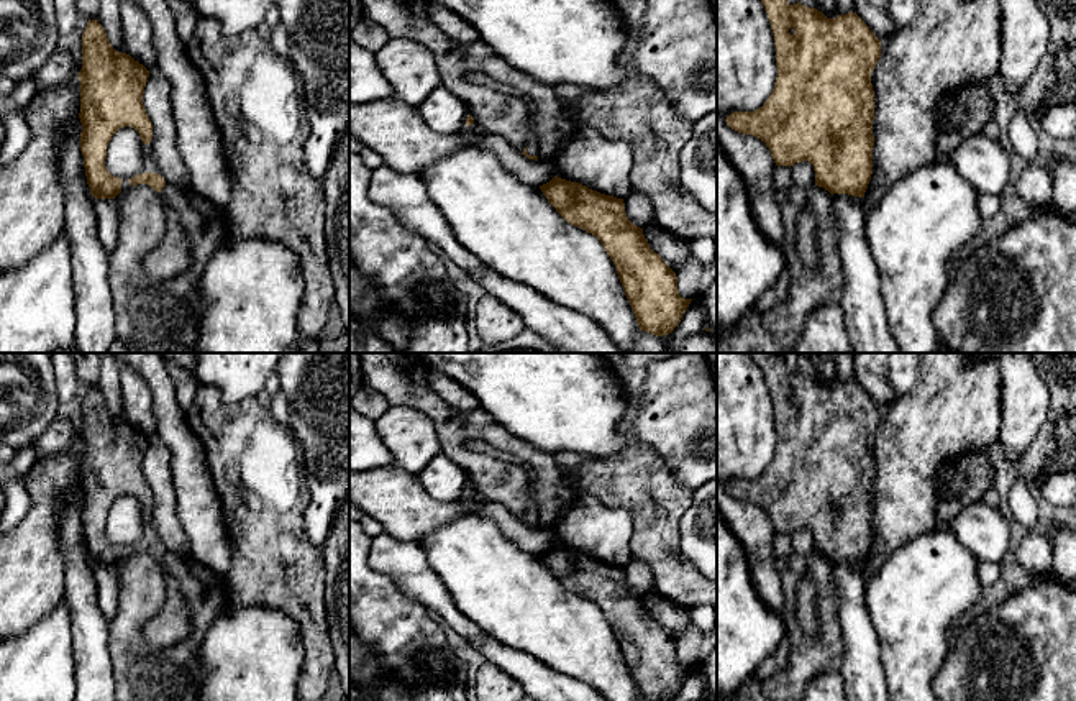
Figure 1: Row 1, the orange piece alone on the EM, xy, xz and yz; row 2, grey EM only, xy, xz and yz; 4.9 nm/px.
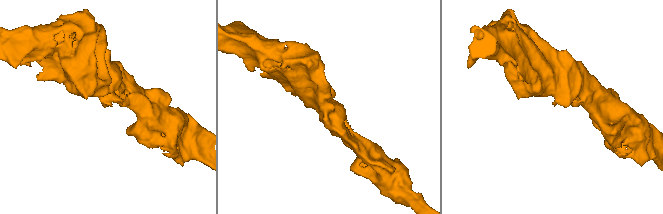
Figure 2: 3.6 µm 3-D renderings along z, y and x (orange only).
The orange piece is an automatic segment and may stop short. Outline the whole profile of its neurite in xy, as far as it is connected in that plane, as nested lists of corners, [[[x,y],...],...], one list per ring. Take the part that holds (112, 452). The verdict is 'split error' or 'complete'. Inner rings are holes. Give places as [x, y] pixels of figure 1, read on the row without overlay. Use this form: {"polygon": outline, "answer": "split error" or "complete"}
{"polygon": [[[89,387],[82,402],[80,448],[80,519],[90,561],[115,566],[121,548],[105,534],[107,514],[123,494],[134,496],[141,509],[153,507],[153,491],[143,473],[149,438],[110,412],[98,387]]], "answer": "complete"}

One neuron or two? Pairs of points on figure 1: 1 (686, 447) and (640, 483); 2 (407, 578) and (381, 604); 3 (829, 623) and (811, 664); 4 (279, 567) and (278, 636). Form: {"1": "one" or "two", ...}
{"1": "two", "2": "two", "3": "one", "4": "two"}

